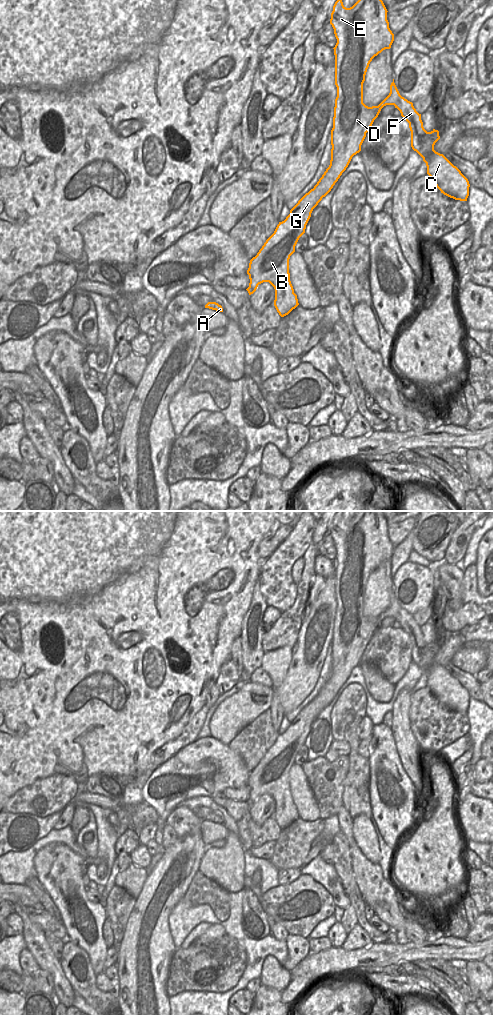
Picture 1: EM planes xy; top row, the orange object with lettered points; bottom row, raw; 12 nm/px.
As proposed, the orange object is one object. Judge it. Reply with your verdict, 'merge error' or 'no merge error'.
no merge error

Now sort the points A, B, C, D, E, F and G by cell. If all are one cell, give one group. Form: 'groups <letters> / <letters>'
groups A B C D E F G

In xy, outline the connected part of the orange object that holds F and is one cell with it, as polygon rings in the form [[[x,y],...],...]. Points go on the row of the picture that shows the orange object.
[[[337,0],[333,6],[330,24],[334,29],[337,43],[335,55],[335,85],[337,97],[335,99],[333,128],[331,130],[331,160],[330,165],[317,184],[306,193],[290,210],[290,214],[279,222],[274,233],[266,240],[257,255],[250,260],[247,274],[250,283],[246,289],[253,294],[258,285],[269,282],[275,289],[274,306],[281,317],[288,315],[299,303],[290,281],[289,259],[295,252],[299,238],[305,233],[306,225],[313,209],[325,197],[348,167],[352,157],[361,151],[361,145],[366,133],[378,117],[381,109],[386,105],[394,105],[401,116],[409,123],[411,131],[411,147],[426,163],[427,174],[436,187],[444,195],[455,200],[467,201],[469,196],[469,181],[443,154],[434,150],[435,143],[440,139],[439,131],[433,129],[427,132],[423,127],[421,114],[413,103],[402,97],[393,82],[389,95],[378,105],[368,107],[363,103],[363,83],[372,59],[385,49],[390,49],[394,41],[394,34],[389,28],[387,9],[382,0],[358,0],[352,7],[346,8],[342,0]]]

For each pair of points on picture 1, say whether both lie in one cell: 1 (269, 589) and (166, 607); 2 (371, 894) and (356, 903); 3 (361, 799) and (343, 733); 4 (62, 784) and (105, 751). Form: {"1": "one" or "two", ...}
{"1": "two", "2": "two", "3": "one", "4": "two"}

